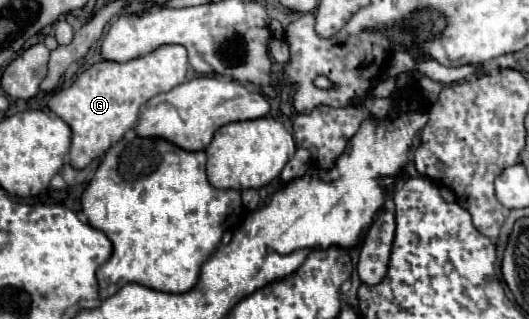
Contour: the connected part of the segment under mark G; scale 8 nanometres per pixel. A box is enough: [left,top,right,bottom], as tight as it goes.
[48,45,188,169]

